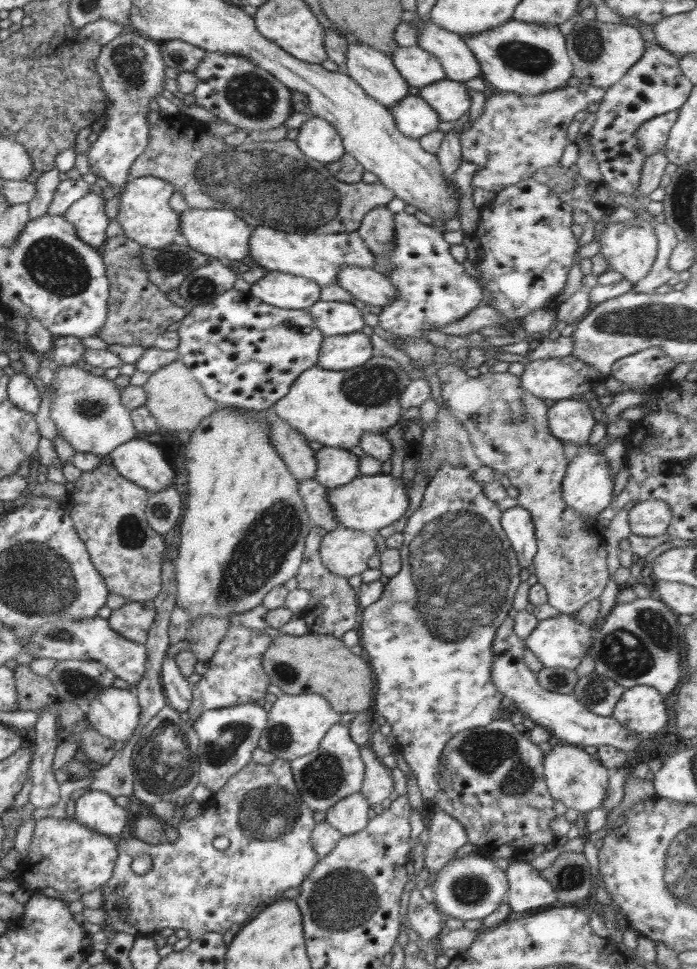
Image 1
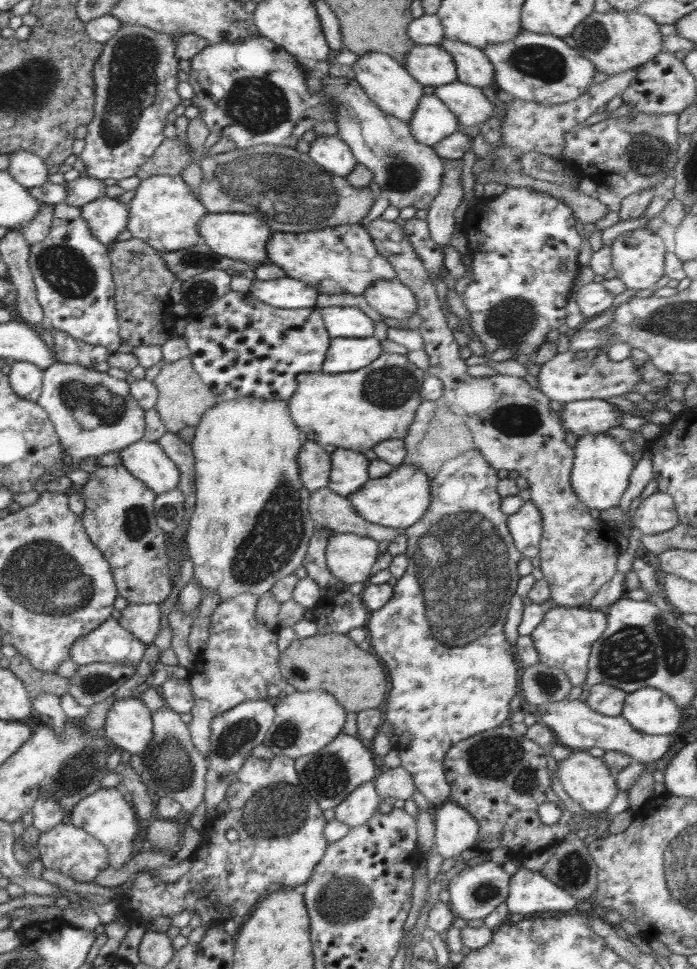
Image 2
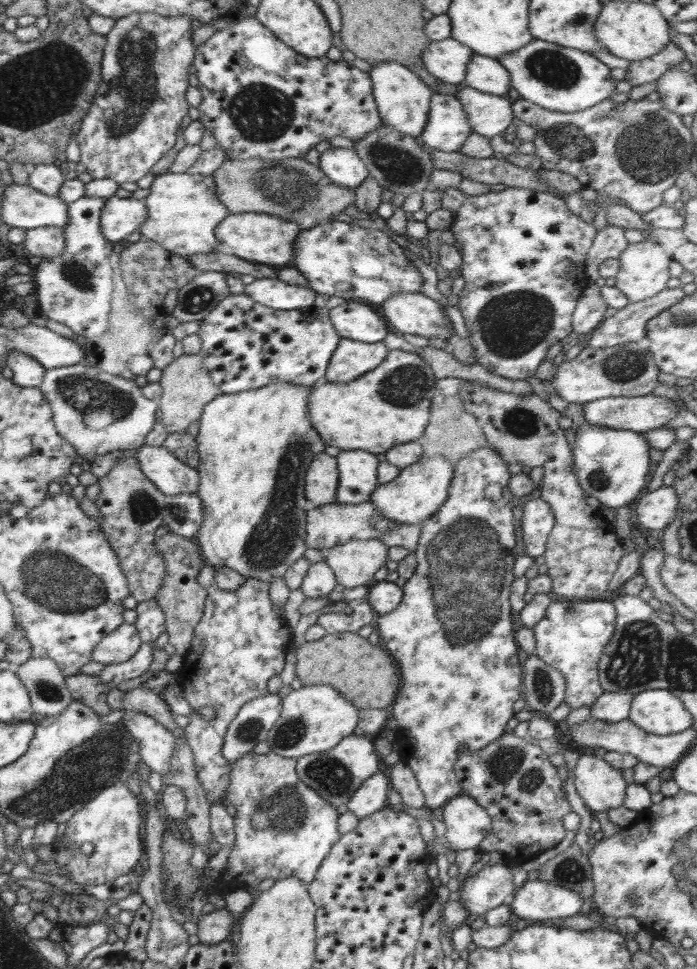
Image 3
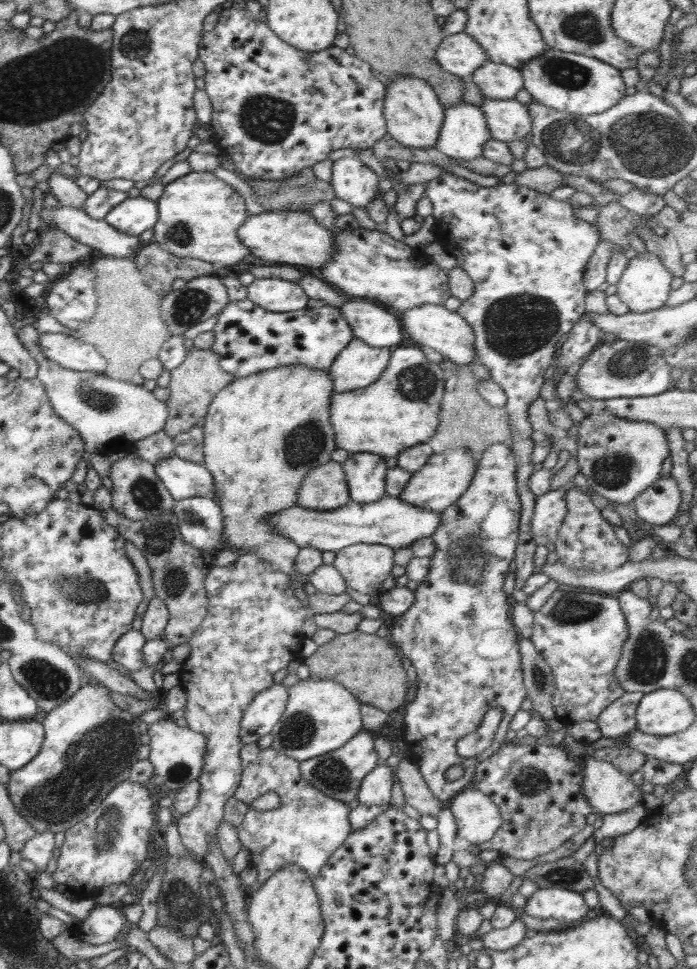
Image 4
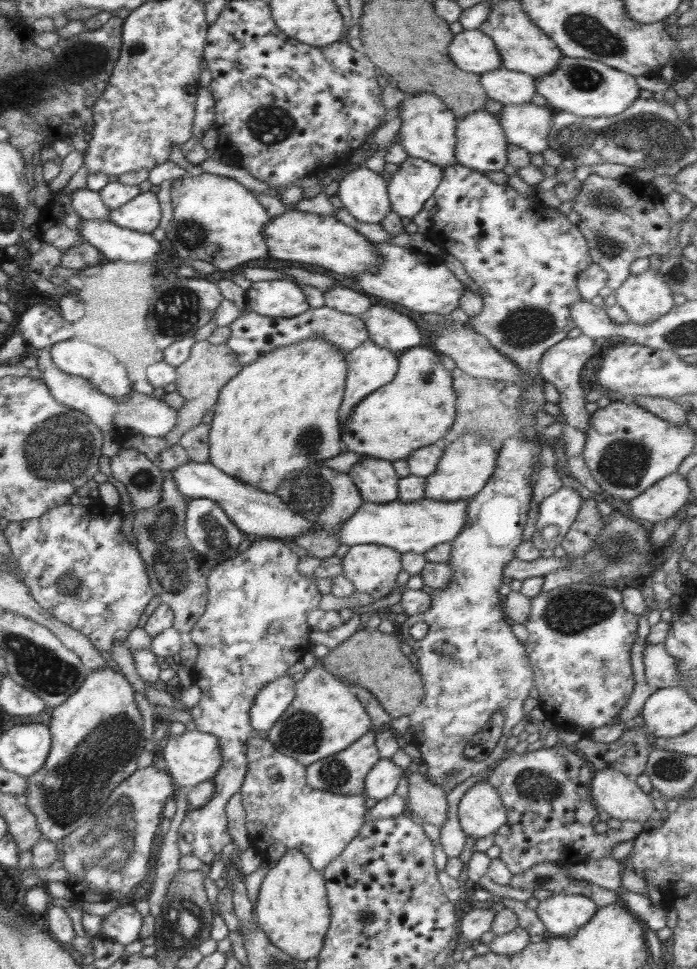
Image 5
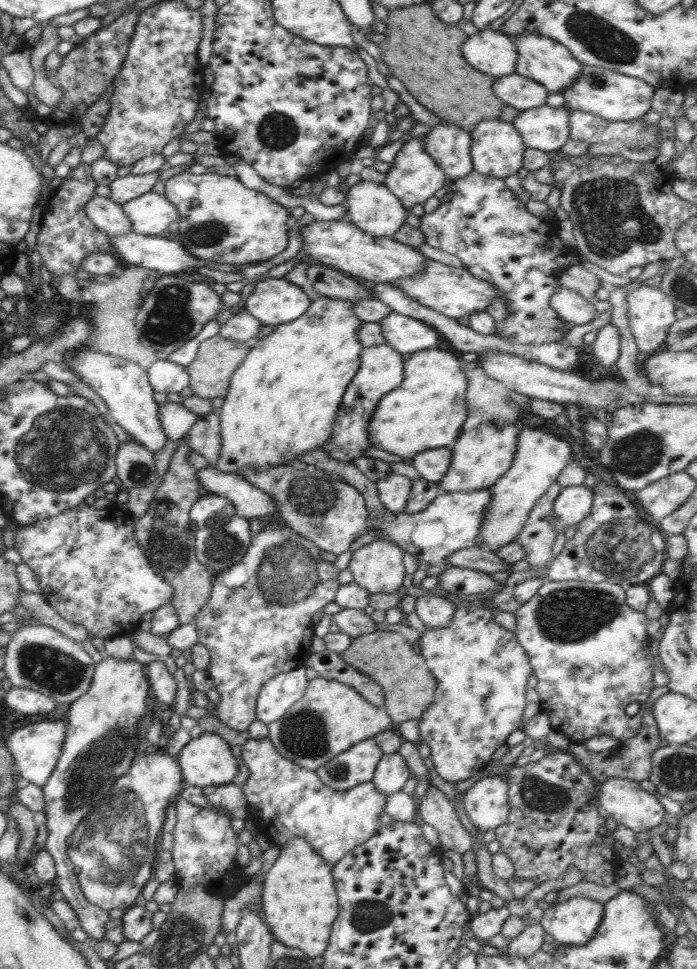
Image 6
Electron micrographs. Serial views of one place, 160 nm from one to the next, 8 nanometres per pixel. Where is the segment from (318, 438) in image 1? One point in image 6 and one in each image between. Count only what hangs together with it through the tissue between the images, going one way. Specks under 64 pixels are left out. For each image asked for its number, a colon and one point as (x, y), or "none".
2: (355, 410)
3: (390, 405)
4: (401, 409)
5: (416, 409)
6: (427, 411)

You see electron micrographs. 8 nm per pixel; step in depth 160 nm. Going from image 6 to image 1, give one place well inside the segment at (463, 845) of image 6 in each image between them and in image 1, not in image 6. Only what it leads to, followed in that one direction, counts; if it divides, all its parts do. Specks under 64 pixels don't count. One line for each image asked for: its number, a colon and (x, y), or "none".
1: (378, 784)
2: (398, 783)
3: (402, 779)
4: (417, 794)
5: (425, 799)

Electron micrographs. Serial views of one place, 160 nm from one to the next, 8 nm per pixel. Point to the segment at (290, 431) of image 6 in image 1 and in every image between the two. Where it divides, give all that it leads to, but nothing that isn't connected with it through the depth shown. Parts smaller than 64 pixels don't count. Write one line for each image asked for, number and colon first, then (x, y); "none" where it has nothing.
1: (244, 526)
2: (250, 527)
3: (255, 446)
4: (262, 434)
5: (280, 414)

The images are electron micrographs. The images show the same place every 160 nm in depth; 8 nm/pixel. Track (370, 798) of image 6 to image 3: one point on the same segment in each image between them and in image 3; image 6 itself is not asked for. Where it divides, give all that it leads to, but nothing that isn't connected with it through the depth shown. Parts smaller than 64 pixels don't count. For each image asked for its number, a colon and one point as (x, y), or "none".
3: (284, 828)
4: (308, 827)
5: (283, 812)

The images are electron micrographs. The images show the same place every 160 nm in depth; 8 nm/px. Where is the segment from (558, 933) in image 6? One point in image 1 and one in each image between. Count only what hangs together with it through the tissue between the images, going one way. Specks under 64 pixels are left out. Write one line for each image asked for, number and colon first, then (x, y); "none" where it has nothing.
1: (527, 889)
2: (530, 894)
3: (536, 900)
4: (569, 907)
5: (563, 915)

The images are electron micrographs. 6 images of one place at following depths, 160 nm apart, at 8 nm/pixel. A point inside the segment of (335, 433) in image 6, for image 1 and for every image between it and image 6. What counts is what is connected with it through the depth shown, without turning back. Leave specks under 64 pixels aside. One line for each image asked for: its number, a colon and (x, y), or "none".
1: (345, 352)
2: (344, 355)
3: (352, 359)
4: (359, 365)
5: (370, 366)

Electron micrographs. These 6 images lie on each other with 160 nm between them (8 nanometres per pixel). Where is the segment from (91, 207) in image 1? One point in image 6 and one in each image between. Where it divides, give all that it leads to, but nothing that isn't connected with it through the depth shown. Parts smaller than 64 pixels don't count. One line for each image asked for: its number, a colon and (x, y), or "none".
2: (106, 217)
3: (120, 217)
4: (136, 214)
5: (142, 214)
6: (151, 213)

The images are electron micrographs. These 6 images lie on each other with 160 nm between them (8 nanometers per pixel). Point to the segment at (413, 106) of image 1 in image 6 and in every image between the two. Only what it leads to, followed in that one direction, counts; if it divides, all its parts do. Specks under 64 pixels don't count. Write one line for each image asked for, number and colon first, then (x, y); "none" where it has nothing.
2: (432, 121)
3: (448, 126)
4: (465, 130)
5: (481, 145)
6: (497, 149)

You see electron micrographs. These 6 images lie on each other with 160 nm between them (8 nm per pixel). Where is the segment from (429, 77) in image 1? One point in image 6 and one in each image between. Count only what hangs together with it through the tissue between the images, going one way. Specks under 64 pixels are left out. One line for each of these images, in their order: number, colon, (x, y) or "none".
2: (431, 65)
3: (447, 60)
4: (459, 54)
5: (471, 50)
6: (492, 52)

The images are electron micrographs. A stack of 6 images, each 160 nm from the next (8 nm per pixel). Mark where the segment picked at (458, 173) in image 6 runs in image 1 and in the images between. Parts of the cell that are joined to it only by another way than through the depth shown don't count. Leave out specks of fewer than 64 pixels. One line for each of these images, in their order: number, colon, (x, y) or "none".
1: (374, 71)
2: (386, 81)
3: (403, 99)
4: (414, 115)
5: (428, 130)

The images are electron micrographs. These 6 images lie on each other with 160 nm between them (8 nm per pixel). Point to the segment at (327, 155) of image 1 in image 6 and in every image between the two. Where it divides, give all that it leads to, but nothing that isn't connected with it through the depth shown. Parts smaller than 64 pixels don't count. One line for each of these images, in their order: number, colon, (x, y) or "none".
2: (330, 152)
3: (344, 166)
4: (353, 181)
5: (363, 192)
6: (372, 207)

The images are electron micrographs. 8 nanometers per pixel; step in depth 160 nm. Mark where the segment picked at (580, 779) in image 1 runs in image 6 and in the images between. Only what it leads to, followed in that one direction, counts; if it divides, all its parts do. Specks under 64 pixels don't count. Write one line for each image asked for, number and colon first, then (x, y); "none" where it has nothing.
2: (586, 779)
3: (601, 787)
4: (609, 790)
5: (613, 792)
6: (623, 801)

